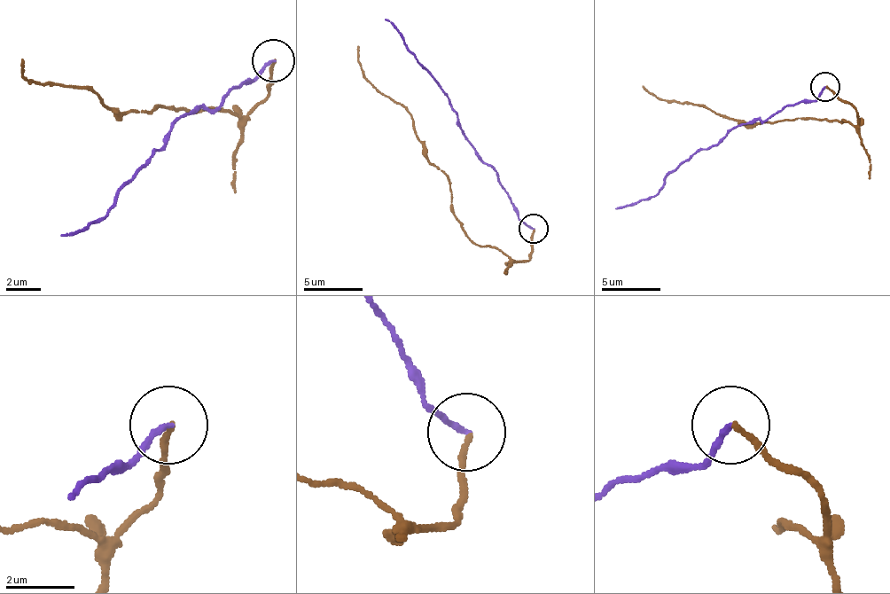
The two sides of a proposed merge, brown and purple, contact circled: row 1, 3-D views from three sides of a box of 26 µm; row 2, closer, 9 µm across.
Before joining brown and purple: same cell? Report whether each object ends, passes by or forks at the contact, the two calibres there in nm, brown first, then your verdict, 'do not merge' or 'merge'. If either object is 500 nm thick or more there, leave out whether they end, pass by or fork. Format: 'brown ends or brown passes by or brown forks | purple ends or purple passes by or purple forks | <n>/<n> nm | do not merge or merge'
brown ends | purple ends | 130/150 nm | do not merge

